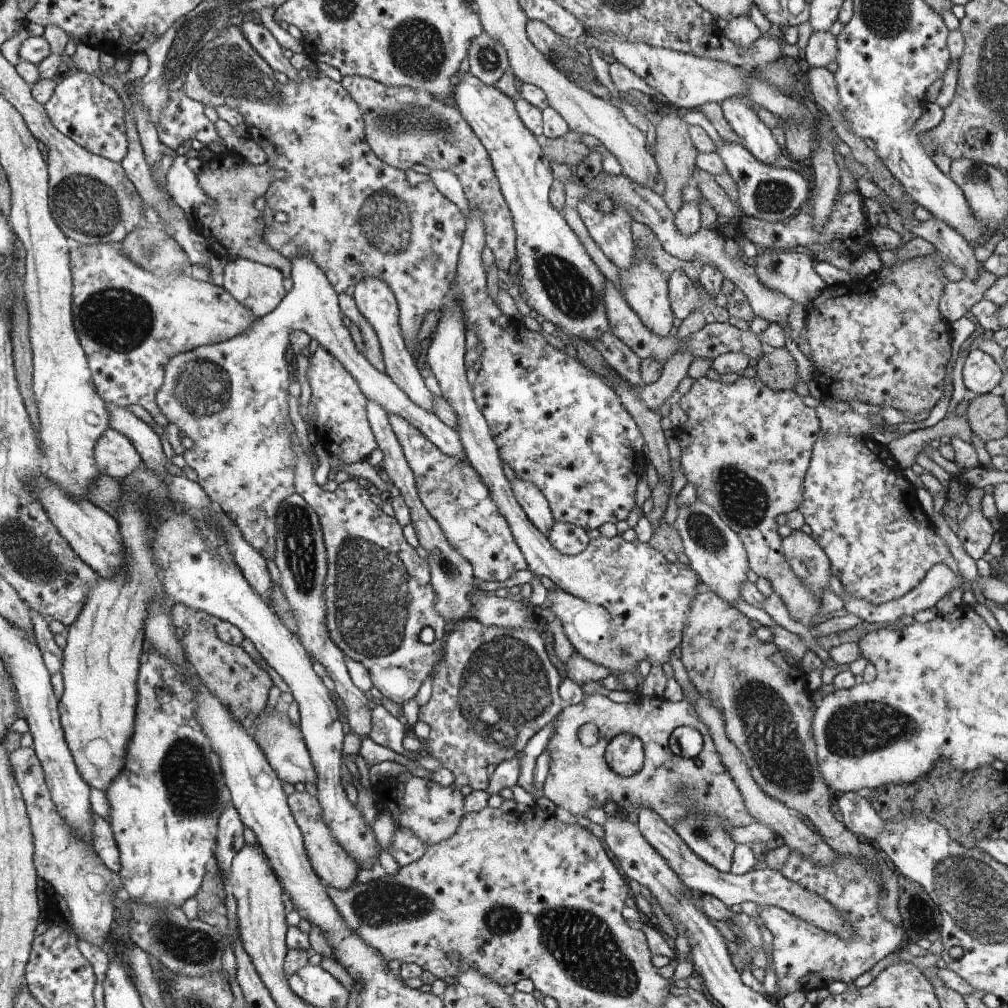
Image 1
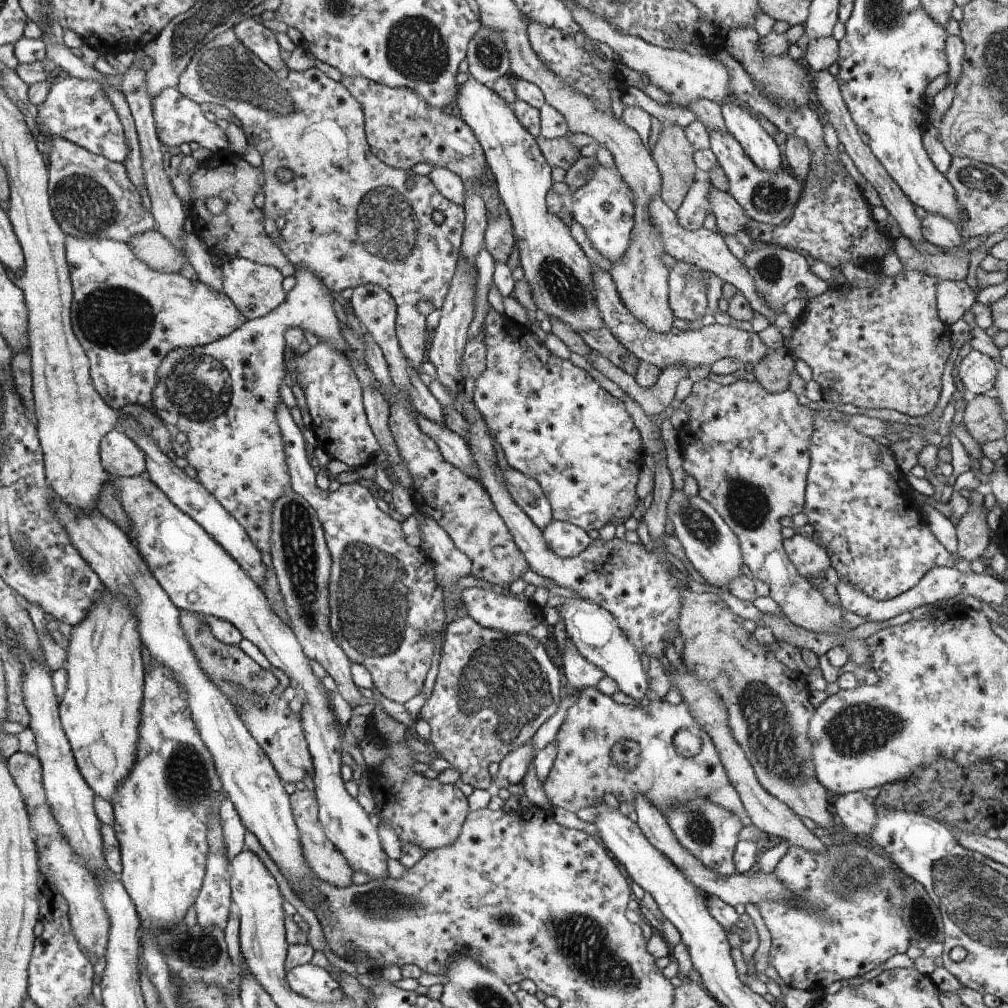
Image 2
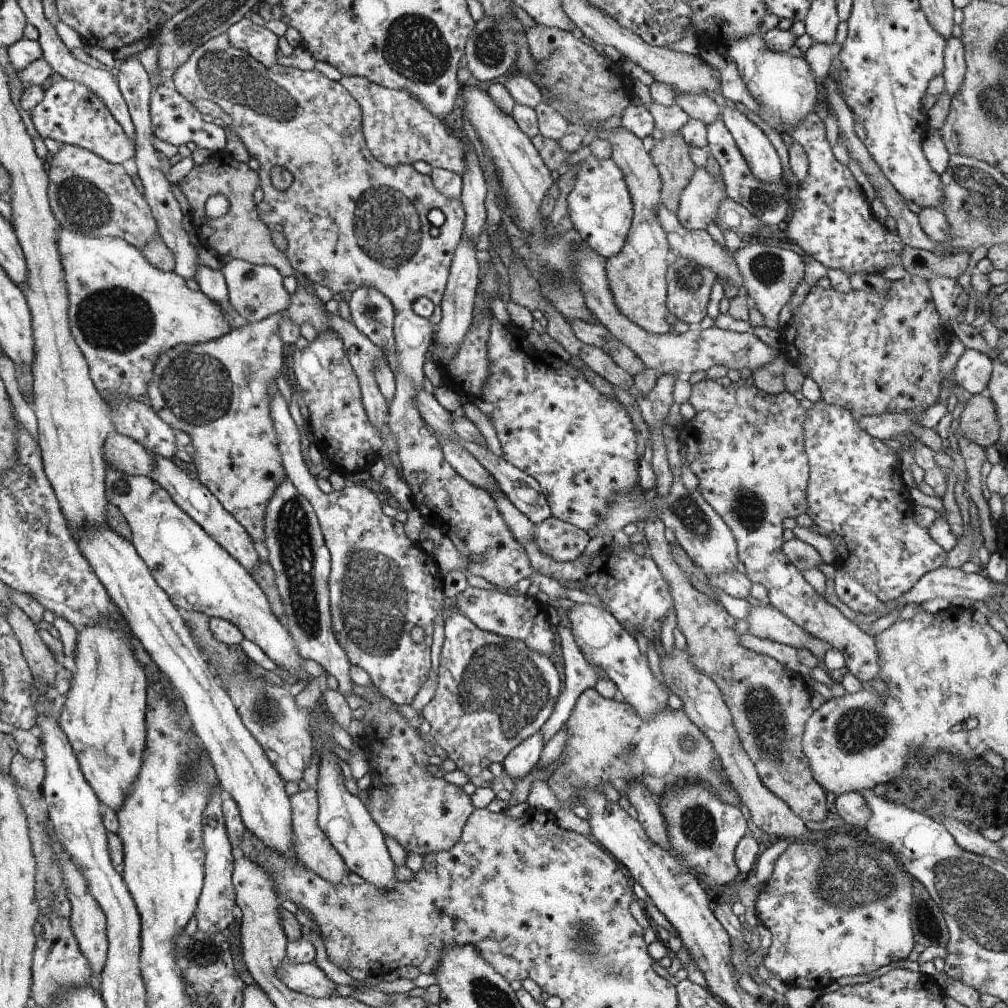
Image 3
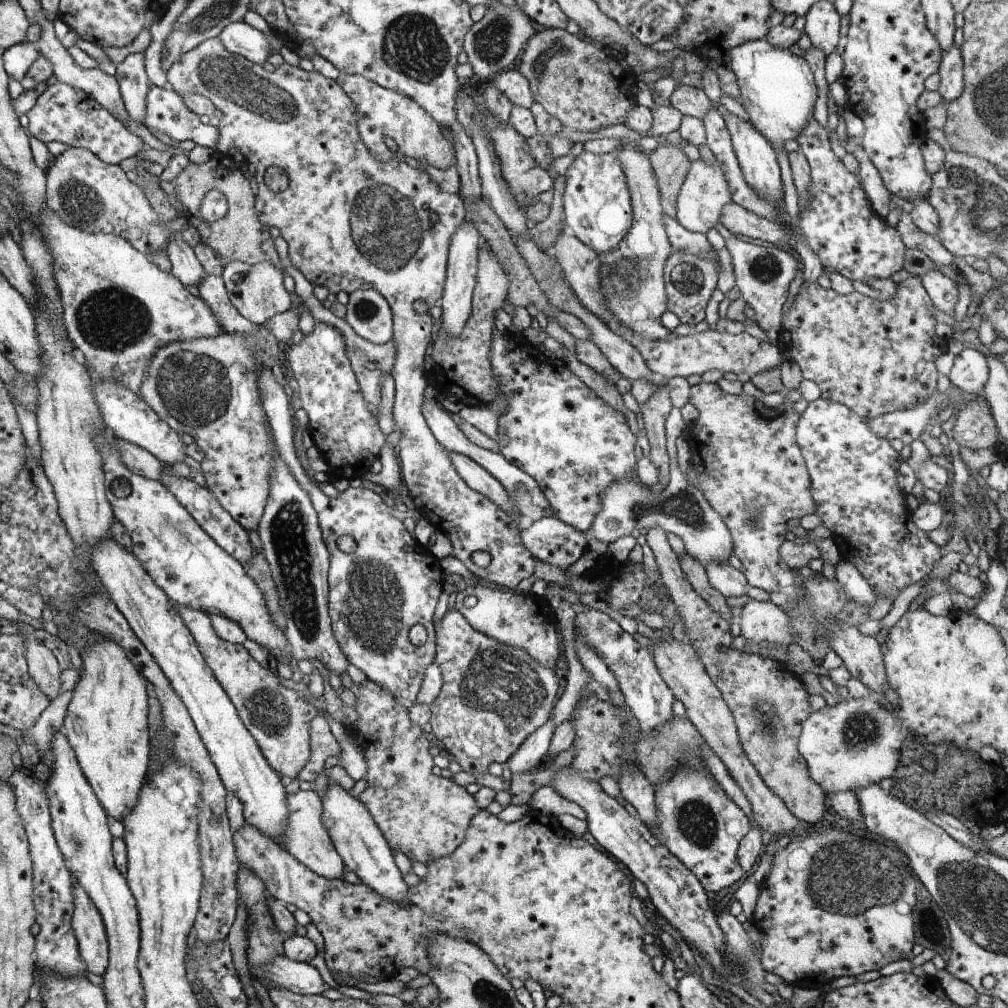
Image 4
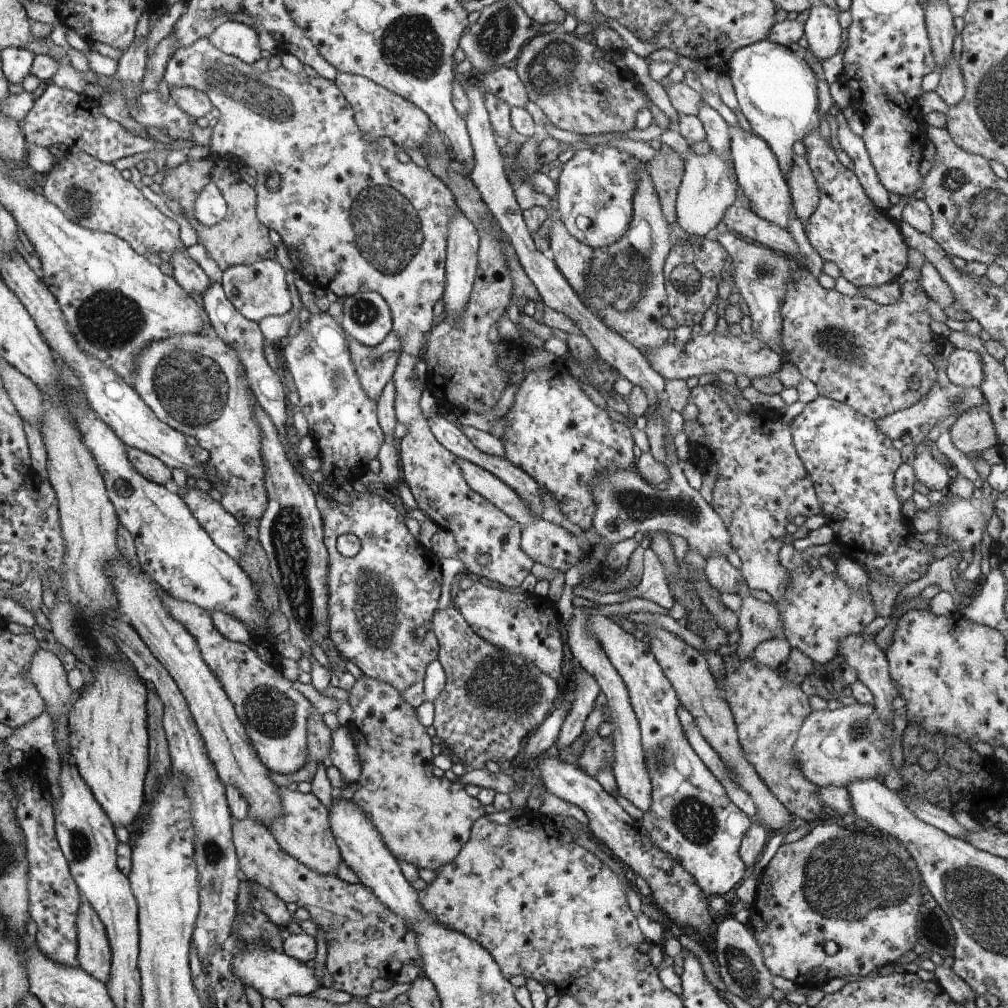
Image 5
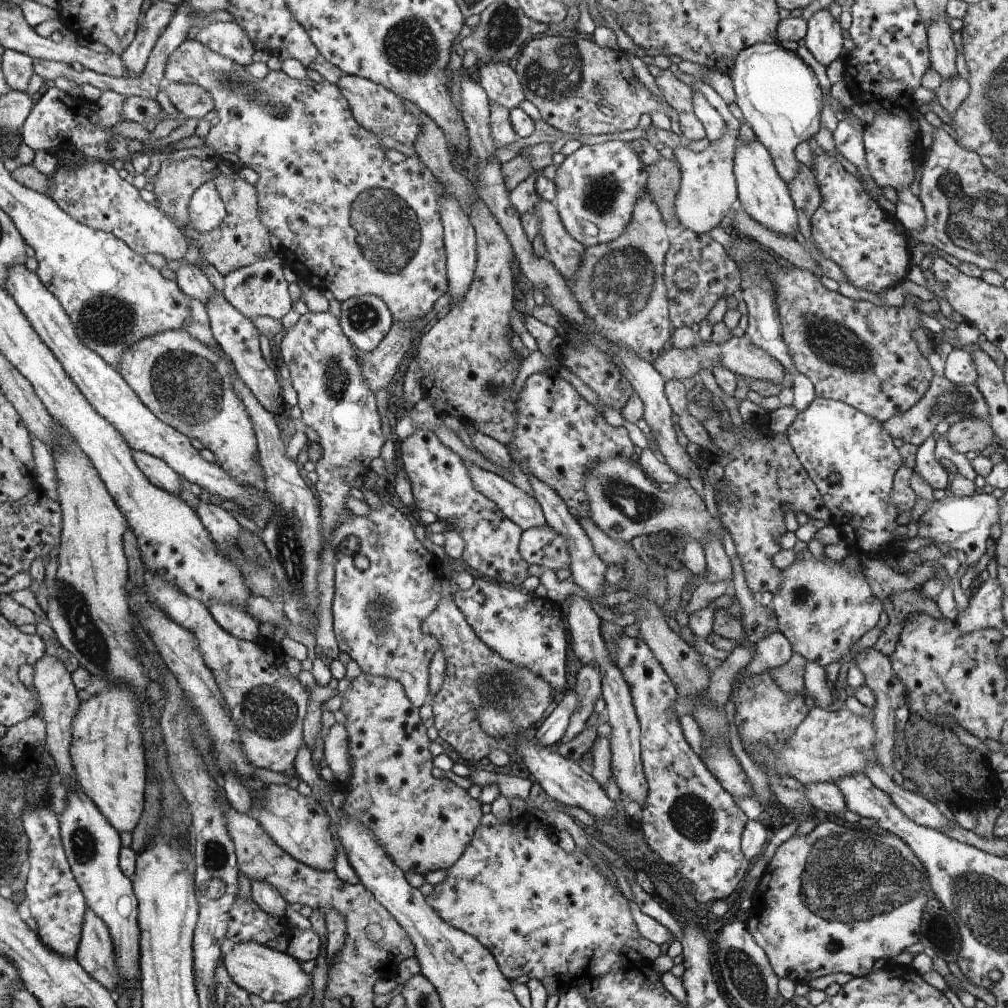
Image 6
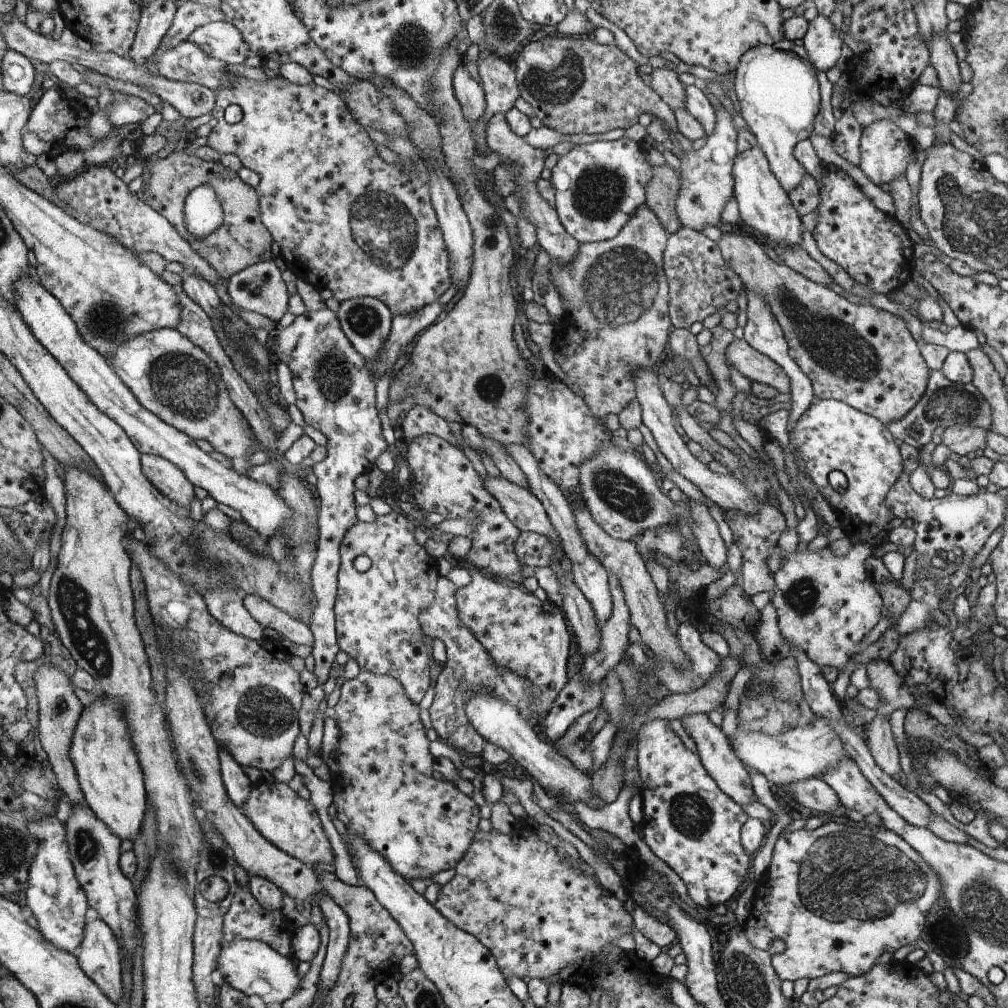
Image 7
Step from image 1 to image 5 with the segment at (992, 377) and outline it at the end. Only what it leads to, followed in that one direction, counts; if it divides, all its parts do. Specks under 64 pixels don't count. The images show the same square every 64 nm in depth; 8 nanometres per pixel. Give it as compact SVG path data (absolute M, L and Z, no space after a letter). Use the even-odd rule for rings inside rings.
M956 348L948 361L946 373L952 384L964 388L981 388L985 372L978 353Z

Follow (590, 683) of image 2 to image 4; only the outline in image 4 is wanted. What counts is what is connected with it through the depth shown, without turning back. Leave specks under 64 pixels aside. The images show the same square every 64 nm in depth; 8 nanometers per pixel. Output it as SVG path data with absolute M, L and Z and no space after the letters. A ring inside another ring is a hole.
M564 600L556 608L556 612L560 623L561 638L564 639L564 646L566 646L564 658L568 660L568 676L566 676L568 682L566 682L566 688L552 710L552 721L555 727L571 718L582 697L581 692L588 684L594 682L593 676L584 668L576 652L573 621L576 612L570 607L570 603Z

